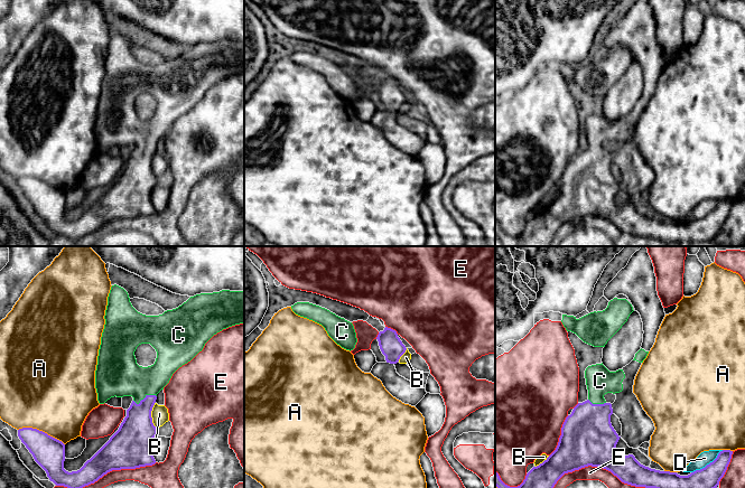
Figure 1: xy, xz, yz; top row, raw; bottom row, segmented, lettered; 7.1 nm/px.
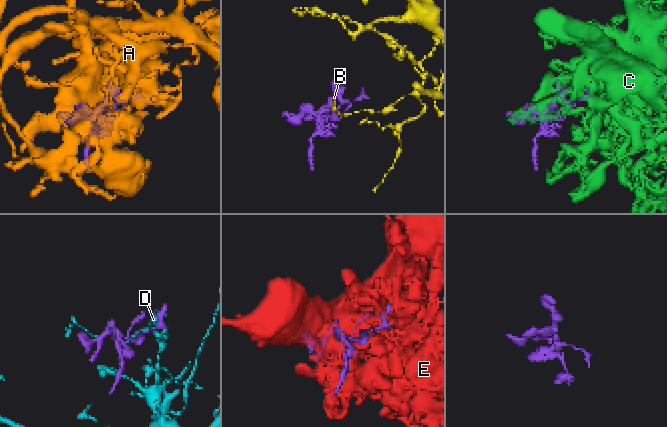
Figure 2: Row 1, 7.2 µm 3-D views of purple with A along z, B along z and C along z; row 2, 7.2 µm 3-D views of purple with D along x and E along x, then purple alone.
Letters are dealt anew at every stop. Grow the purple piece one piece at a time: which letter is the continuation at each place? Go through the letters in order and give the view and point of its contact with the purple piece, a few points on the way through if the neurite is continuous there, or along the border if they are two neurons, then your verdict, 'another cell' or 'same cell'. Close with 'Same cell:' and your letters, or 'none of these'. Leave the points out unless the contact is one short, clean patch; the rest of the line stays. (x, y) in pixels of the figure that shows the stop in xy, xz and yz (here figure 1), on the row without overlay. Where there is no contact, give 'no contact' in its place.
A: meets purple in xy at (42, 180); another cell
B: meets purple in xy at (150, 165); another cell
C: meets purple in xy at (146, 146); same cell
D: meets purple in yz at (707, 214); another cell
E: meets purple in yz at (604, 217); another cell
Same cell: C

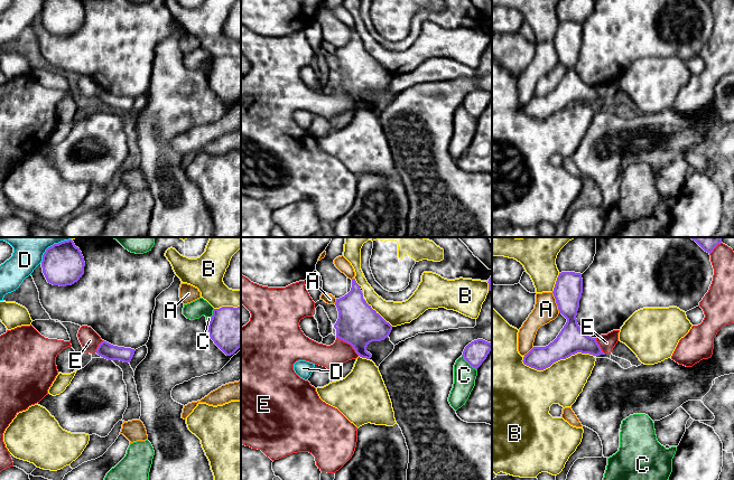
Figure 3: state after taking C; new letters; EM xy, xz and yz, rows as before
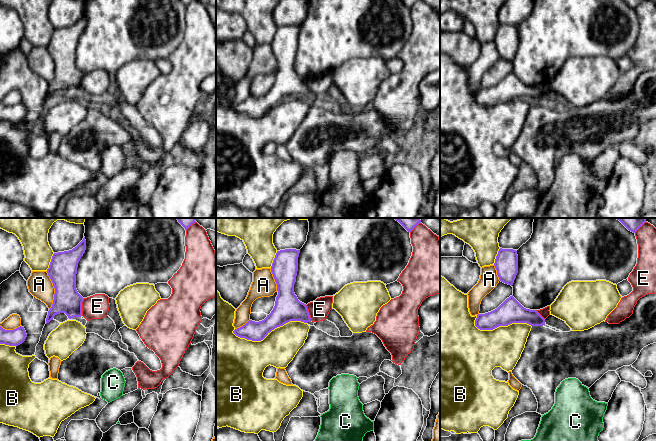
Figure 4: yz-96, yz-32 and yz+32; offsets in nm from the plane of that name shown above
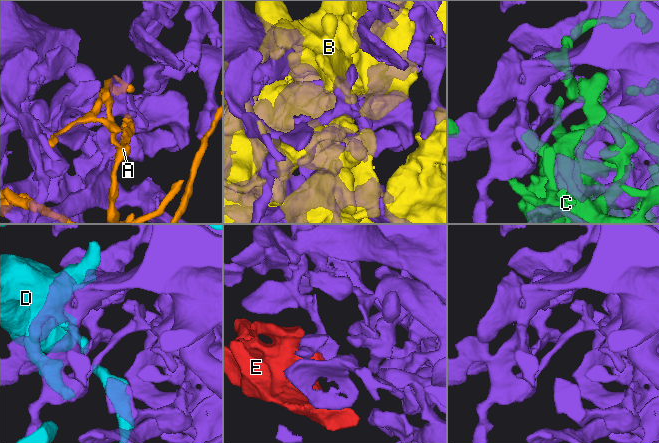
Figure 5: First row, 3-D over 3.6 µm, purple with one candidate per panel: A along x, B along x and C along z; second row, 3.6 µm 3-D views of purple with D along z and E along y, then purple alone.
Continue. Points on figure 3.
A: meets purple in yz at (556, 52); another cell
B: meets purple in yz at (557, 110); another cell
C: meets purple in xy at (212, 66); another cell
D: meets purple in xy at (43, 6); another cell
E: meets purple in xz at (349, 92); another cell
Same cell: none of these

